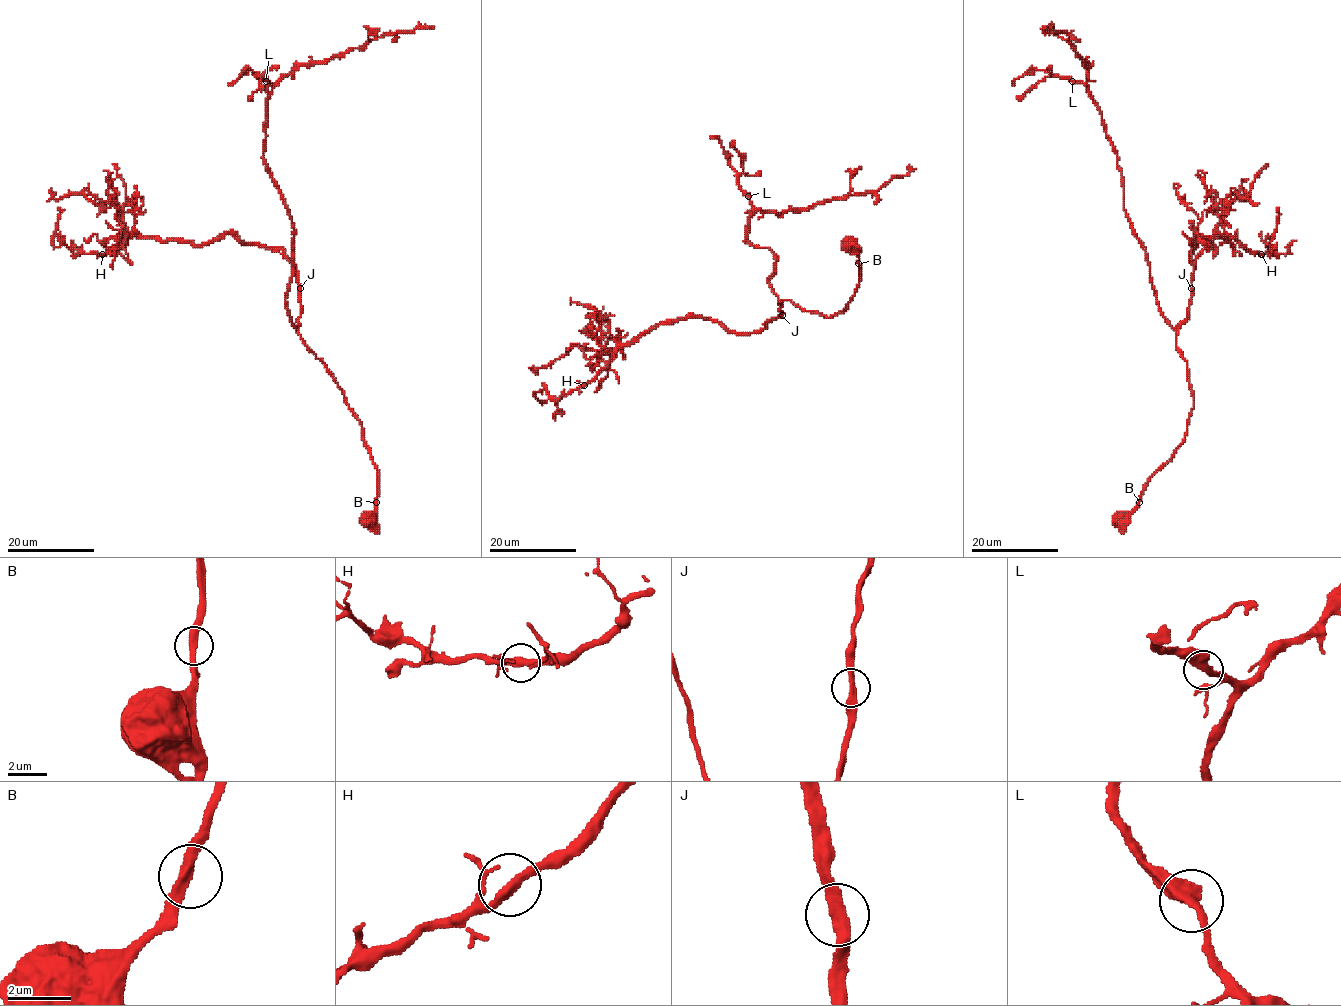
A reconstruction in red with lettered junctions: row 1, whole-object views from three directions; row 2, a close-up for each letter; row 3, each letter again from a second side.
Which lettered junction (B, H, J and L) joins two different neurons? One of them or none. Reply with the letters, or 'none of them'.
none of them

